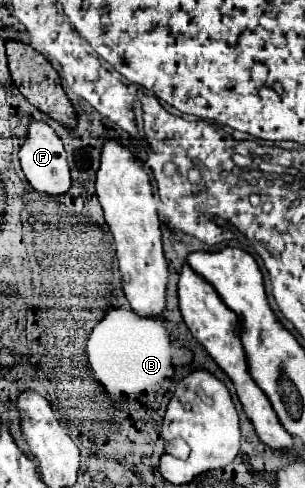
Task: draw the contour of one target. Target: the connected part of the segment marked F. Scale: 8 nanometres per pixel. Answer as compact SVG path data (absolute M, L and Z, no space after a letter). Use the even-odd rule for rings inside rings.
M37 120L31 122L27 140L19 150L19 158L21 158L21 168L23 168L29 184L37 192L43 192L43 194L49 194L49 196L63 196L71 188L71 170L69 170L69 164L67 164L63 144L57 142L57 134L53 132L53 128L49 124L37 122Z

